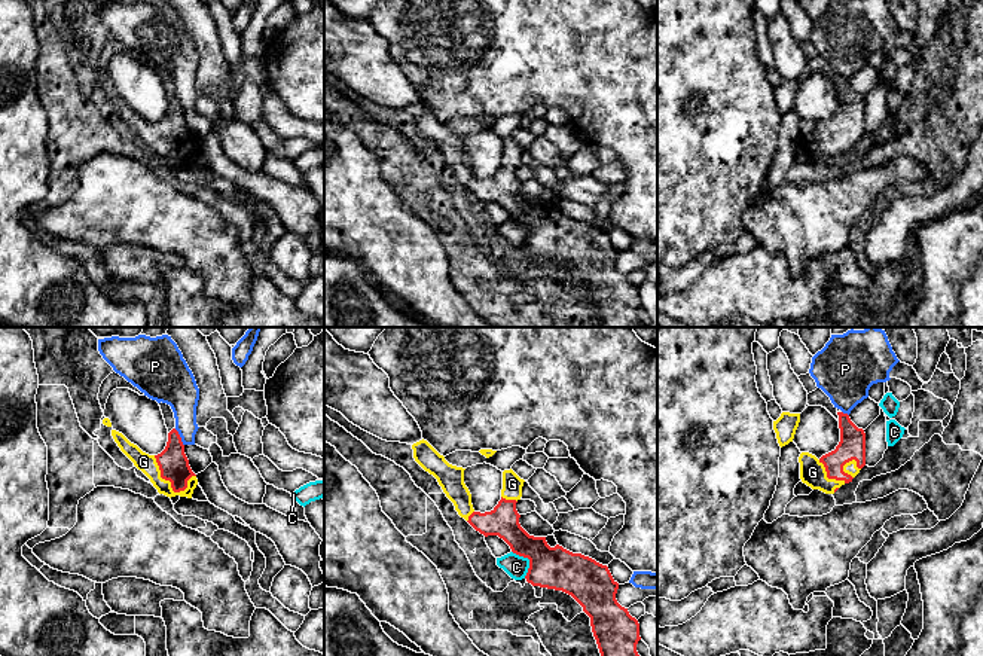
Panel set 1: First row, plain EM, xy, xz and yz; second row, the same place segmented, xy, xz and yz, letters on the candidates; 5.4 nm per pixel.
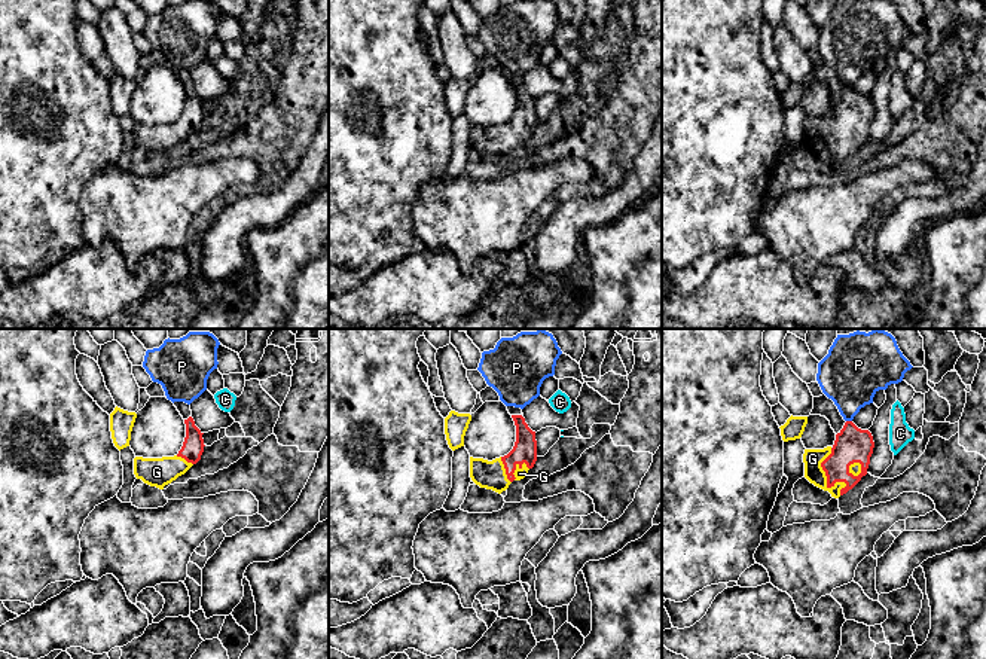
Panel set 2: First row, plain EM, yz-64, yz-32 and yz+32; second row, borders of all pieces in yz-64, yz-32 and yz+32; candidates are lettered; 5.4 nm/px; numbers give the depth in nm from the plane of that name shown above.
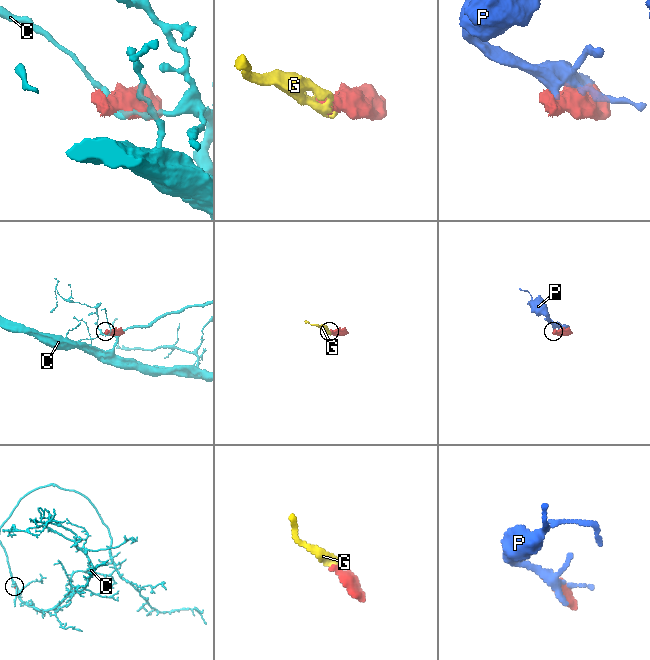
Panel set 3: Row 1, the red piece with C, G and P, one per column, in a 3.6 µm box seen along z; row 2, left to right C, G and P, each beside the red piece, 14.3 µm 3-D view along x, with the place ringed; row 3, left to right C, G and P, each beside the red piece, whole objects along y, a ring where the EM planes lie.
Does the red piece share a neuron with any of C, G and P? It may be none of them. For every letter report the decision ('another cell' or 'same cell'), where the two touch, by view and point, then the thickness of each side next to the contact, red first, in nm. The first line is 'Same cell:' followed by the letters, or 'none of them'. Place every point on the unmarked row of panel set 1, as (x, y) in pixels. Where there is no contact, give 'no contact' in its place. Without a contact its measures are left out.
Same cell: G
C: another cell; contact xz (530, 228); calibres 220 and 120 nm
G: same cell; contact xy (171, 152); calibres 160 and 100 nm
P: another cell; contact xy (180, 104); calibres 160 and 190 nm

